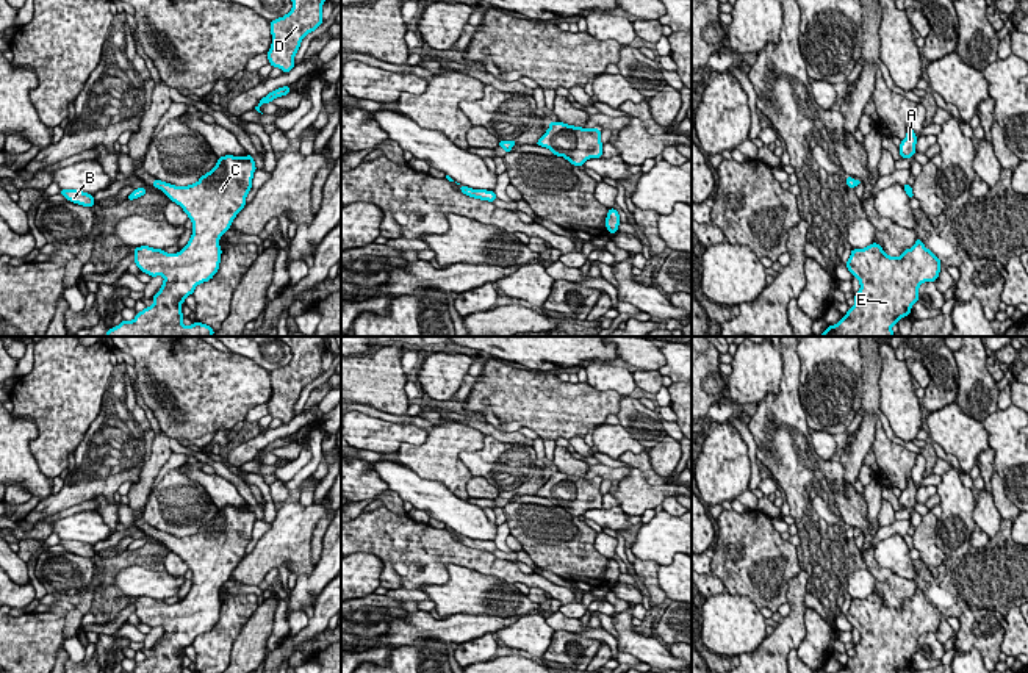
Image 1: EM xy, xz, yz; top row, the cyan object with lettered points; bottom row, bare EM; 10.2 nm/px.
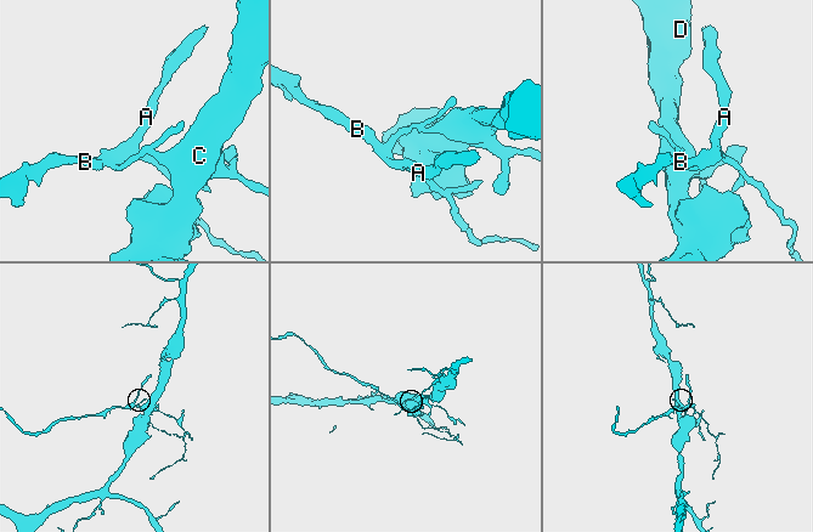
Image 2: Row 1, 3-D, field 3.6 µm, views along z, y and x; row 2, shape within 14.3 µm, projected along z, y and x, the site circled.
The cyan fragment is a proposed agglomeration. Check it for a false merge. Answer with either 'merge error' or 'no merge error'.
merge error

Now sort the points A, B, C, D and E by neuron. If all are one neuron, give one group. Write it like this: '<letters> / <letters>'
A B / C D E

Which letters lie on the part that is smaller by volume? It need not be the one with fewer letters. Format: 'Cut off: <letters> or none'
Cut off: A, B

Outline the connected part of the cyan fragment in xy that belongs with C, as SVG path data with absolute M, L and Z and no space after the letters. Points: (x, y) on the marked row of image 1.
M219 157L216 166L197 183L175 186L153 180L171 202L183 208L192 221L192 235L177 254L141 246L133 249L135 263L150 277L163 275L155 304L138 311L133 321L122 321L105 336L213 336L214 330L202 322L183 326L180 305L197 285L208 282L219 269L222 249L221 236L232 227L244 208L257 171L253 157Z

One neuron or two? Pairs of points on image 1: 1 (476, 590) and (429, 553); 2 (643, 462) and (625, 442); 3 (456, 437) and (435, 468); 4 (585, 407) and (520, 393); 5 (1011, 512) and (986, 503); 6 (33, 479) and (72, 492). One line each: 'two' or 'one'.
1: two
2: two
3: one
4: one
5: two
6: two

